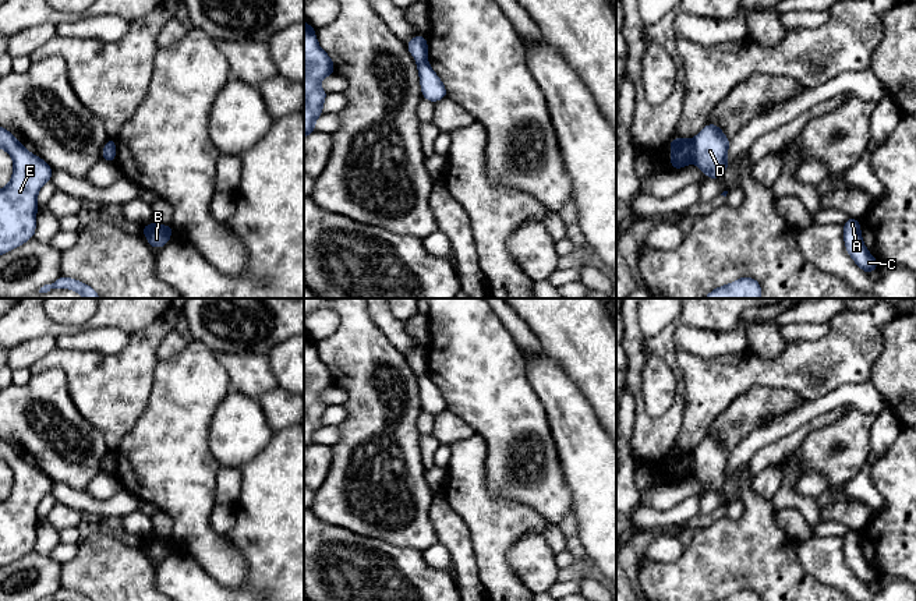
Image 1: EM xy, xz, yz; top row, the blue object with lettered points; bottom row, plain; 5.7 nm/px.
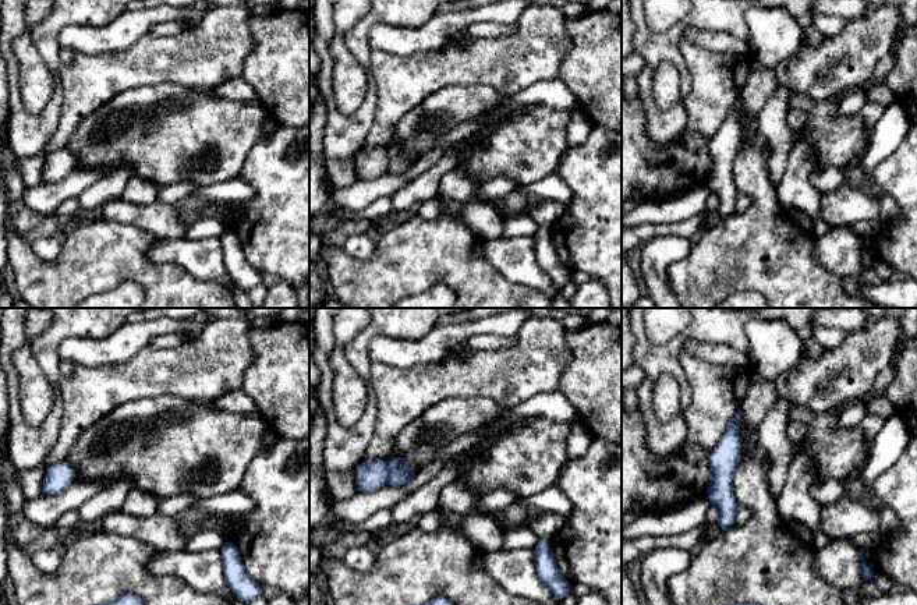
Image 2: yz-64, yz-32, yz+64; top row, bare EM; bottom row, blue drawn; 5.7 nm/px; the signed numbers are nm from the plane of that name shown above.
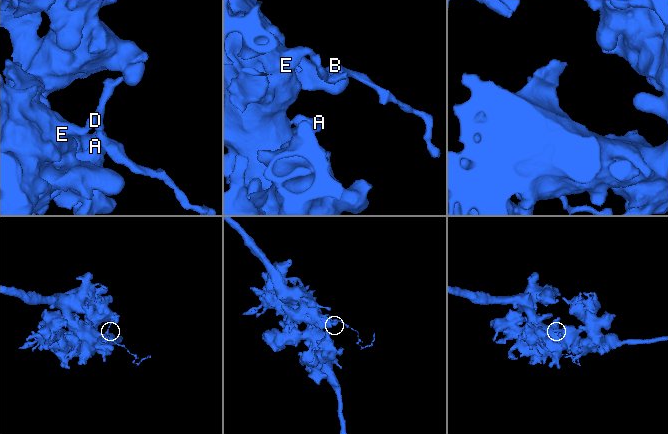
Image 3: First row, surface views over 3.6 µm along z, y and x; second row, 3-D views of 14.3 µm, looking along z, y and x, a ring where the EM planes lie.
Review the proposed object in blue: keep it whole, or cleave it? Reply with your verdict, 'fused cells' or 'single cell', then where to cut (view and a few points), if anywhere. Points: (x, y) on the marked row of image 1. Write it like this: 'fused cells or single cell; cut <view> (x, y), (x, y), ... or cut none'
fused cells; cut yz (690, 140), (693, 162)

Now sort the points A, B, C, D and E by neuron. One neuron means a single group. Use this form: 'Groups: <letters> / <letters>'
Groups: A C E / B D

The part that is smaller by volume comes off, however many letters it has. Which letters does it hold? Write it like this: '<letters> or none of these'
B, D

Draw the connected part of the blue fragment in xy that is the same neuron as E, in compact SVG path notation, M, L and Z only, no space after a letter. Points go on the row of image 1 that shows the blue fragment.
M0 127L0 148L14 162L11 180L0 190L0 255L3 255L33 238L38 192L52 180L53 169L3 127Z

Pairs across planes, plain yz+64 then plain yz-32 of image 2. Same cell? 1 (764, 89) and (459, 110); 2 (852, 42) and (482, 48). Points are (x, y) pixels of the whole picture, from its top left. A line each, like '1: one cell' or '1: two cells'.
1: one cell
2: one cell

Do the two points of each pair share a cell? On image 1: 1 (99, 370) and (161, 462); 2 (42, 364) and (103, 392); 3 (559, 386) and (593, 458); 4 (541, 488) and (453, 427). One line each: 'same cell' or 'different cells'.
1: different cells
2: same cell
3: same cell
4: different cells

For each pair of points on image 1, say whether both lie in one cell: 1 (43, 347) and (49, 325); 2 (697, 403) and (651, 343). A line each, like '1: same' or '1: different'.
1: different
2: different

